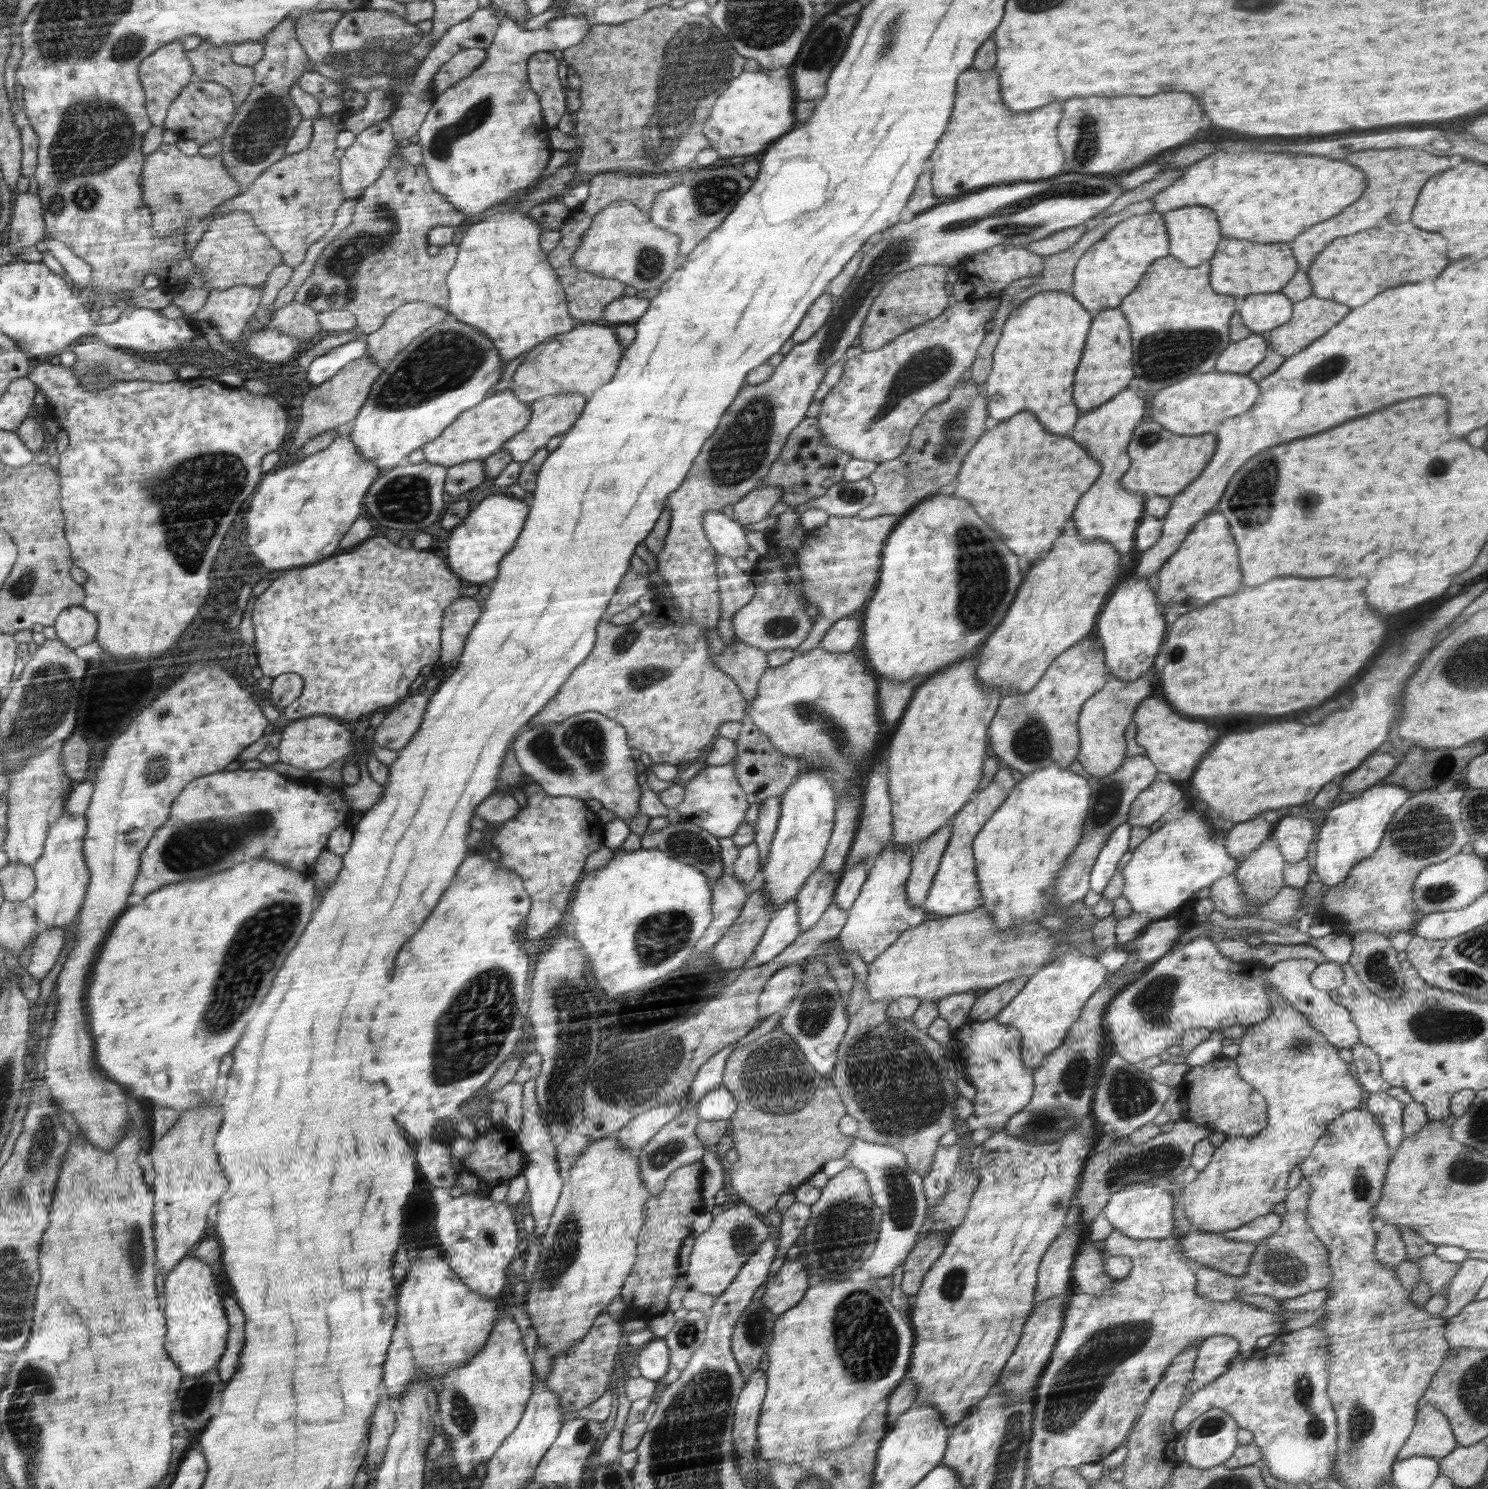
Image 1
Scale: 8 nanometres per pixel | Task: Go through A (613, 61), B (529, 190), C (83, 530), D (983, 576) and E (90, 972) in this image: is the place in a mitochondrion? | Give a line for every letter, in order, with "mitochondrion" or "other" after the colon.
A: other
B: other
C: other
D: mitochondrion
E: other

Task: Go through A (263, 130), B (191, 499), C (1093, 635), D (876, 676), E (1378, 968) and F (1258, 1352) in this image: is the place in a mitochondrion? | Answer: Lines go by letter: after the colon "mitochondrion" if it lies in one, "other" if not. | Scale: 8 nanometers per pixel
A: mitochondrion
B: mitochondrion
C: other
D: other
E: mitochondrion
F: other

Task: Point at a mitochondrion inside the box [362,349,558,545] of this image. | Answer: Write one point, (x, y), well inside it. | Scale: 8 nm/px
(406, 500)

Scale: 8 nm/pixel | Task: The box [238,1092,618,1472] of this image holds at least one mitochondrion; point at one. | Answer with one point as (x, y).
(563, 1252)

